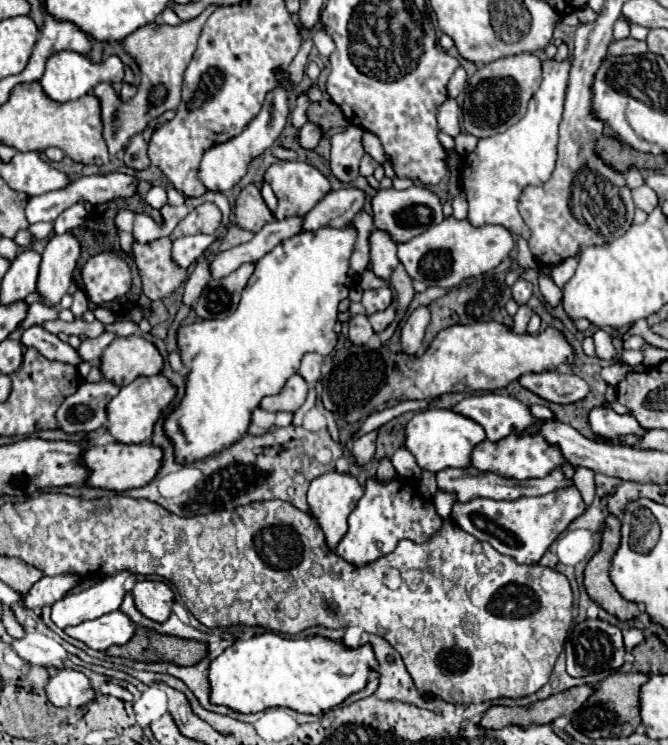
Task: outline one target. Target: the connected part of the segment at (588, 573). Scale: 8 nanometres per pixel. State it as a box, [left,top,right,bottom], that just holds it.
[585,516,639,620]

